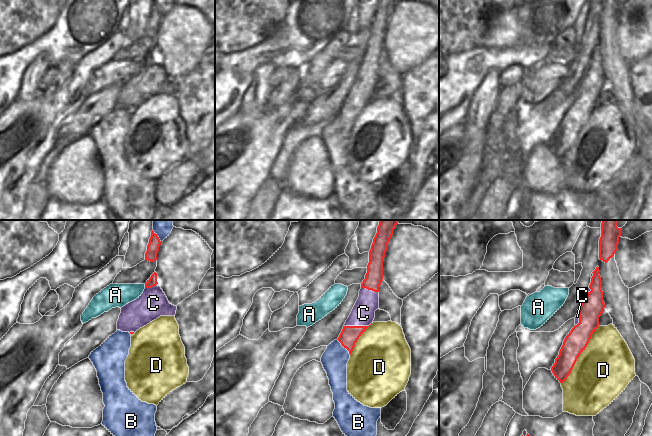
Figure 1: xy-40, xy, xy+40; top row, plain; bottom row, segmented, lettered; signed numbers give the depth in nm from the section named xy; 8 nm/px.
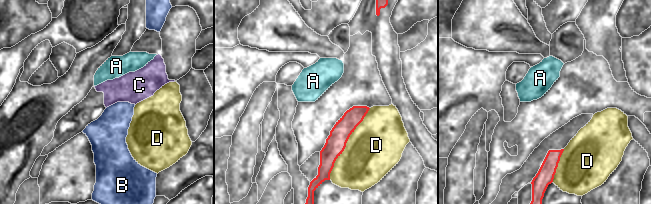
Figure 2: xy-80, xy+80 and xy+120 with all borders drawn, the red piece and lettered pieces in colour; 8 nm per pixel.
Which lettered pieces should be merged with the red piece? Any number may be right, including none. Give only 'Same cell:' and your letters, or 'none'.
Same cell: none.

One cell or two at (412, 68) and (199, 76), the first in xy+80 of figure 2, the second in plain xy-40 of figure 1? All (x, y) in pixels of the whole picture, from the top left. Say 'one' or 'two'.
one

